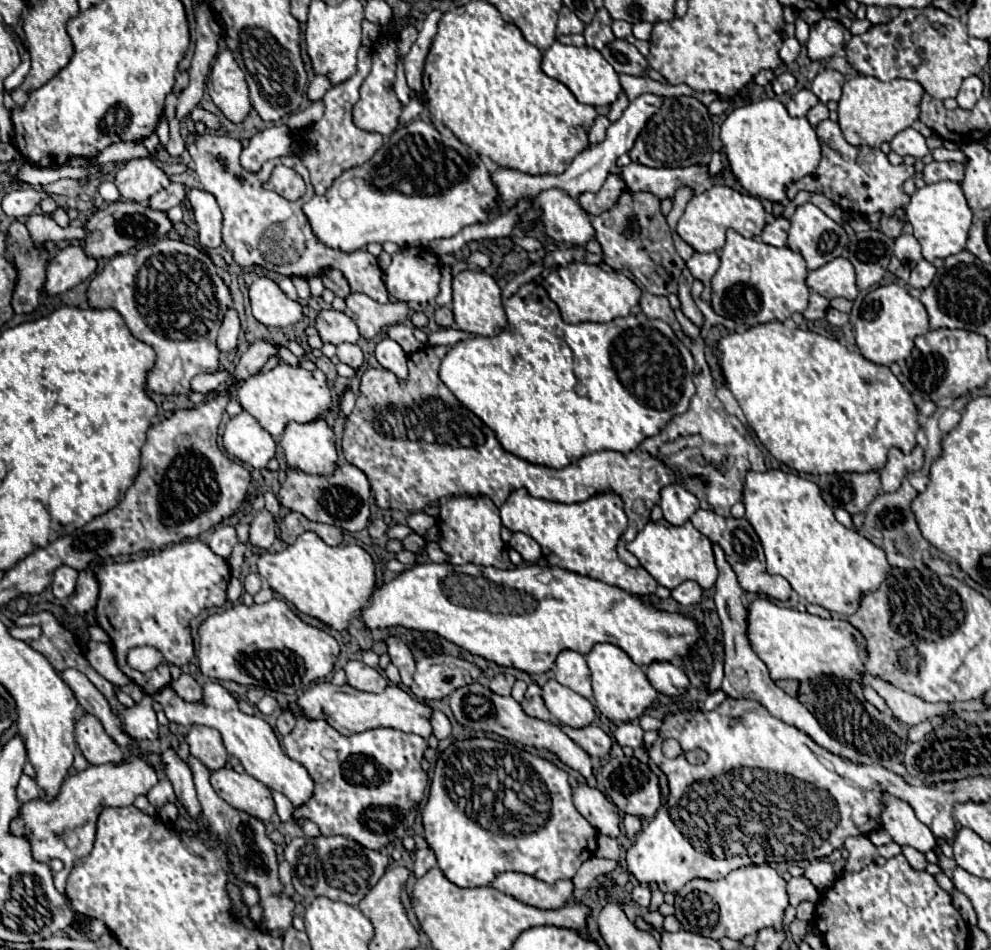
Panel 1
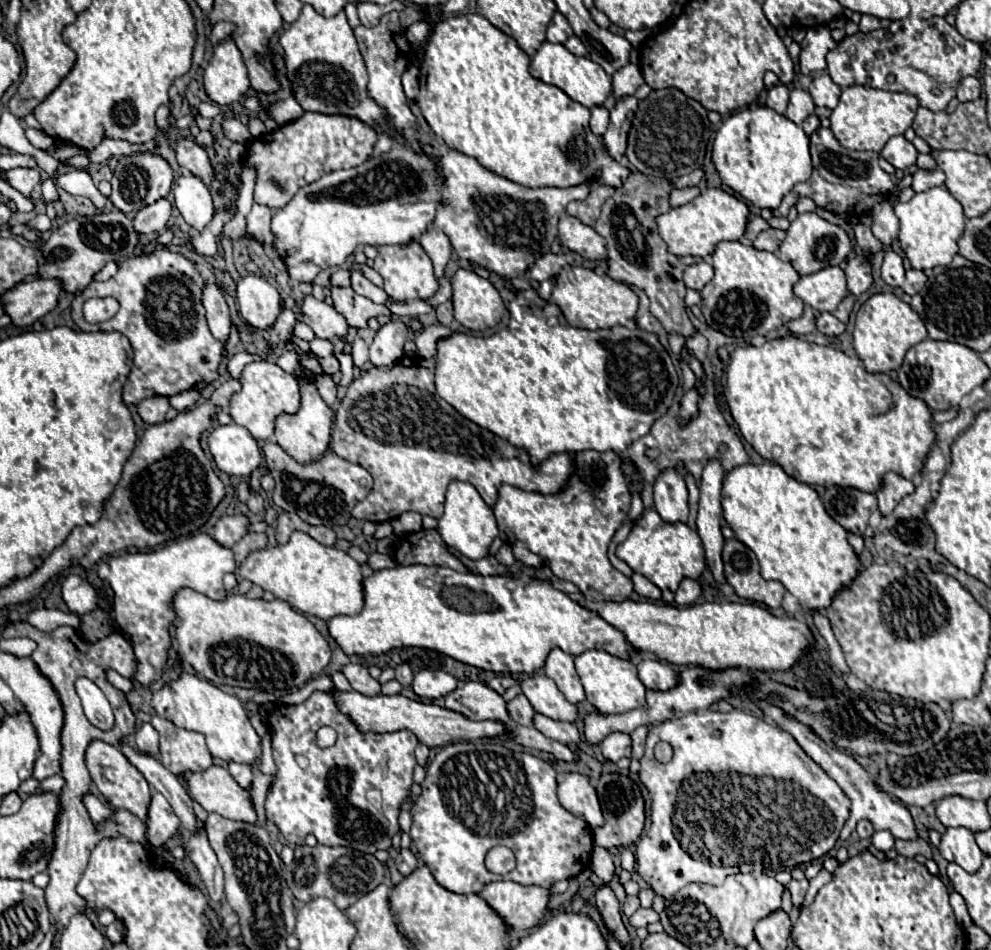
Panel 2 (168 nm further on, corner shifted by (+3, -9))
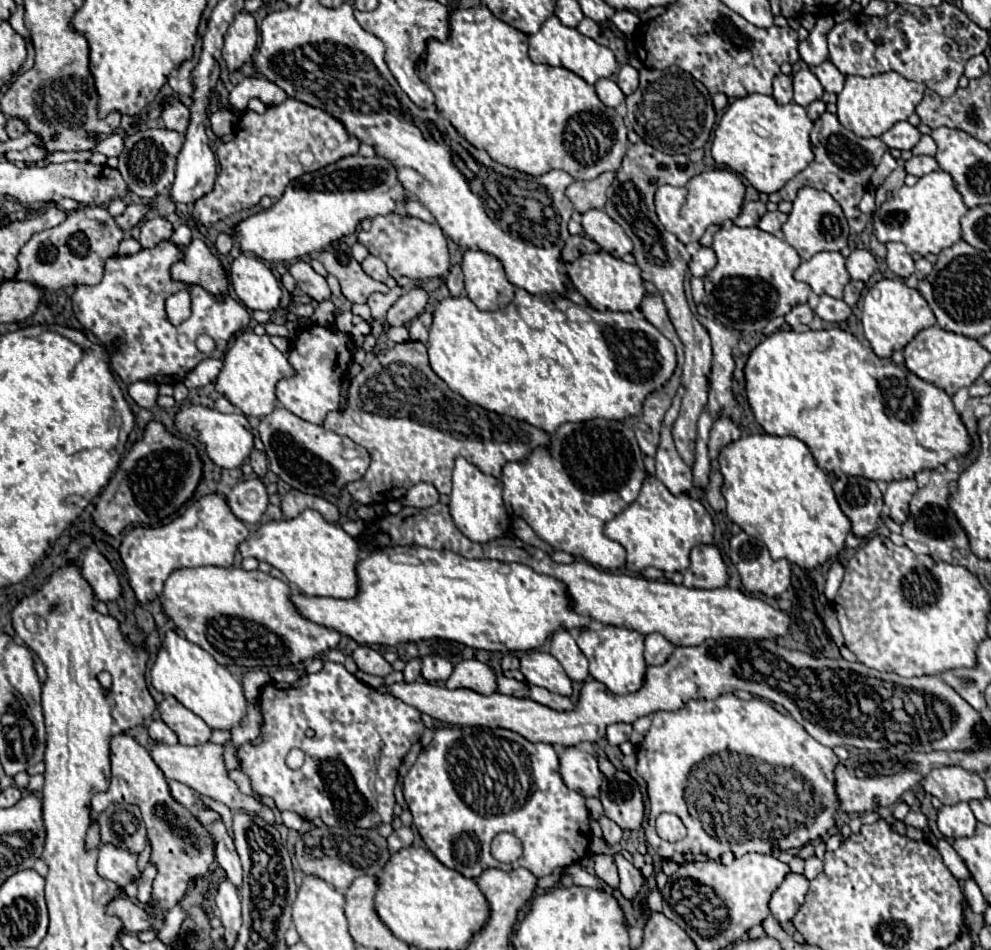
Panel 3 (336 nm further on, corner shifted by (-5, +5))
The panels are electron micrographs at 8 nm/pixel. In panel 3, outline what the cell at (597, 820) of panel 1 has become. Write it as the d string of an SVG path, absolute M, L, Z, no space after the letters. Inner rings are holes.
M575 746L565 748L565 754L561 760L561 778L567 784L567 788L583 794L585 798L599 796L599 786L603 782L603 774L597 768L597 760L593 754L579 750Z

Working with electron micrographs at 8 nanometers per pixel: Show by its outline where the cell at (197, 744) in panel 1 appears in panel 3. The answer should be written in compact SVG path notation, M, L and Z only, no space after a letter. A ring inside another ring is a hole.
M167 696L159 704L159 716L177 734L179 744L197 746L209 742L211 738L211 728L197 714L179 704L173 696Z

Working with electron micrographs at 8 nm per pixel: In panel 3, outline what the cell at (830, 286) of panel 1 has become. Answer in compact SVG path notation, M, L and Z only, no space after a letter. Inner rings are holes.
M819 252L811 260L801 262L795 280L807 282L815 294L843 298L843 288L851 280L841 252Z

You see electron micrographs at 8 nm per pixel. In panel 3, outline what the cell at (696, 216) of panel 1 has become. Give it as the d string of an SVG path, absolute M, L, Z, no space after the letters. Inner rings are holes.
M705 170L695 174L685 186L661 186L655 194L657 216L667 232L675 234L683 244L697 242L703 232L711 226L723 226L725 220L735 220L741 214L745 198L745 186L737 174L729 170Z

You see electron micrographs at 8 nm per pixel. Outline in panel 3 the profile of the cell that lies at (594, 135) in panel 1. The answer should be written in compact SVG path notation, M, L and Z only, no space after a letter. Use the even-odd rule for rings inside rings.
M603 78L603 80L599 80L597 84L595 84L595 92L597 92L597 96L599 96L599 100L607 106L607 108L617 108L621 102L623 102L623 92L621 92L621 88L613 82L613 80L609 80L609 78Z

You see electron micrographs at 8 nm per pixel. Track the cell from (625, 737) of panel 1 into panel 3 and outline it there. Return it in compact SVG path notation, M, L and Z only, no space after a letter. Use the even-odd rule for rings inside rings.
M611 724L607 728L607 740L613 746L621 746L623 742L629 740L631 732L633 732L633 726L631 724Z

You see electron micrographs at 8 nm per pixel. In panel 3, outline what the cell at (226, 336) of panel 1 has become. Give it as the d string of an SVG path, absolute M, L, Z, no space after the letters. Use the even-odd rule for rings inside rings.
M191 240L185 248L185 258L171 268L171 276L187 284L203 286L215 300L229 296L227 272L203 240Z

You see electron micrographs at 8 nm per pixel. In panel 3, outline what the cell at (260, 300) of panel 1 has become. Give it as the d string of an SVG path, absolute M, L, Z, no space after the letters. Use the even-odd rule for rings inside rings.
M241 254L233 260L229 276L235 294L247 308L273 312L279 306L279 280L261 258Z

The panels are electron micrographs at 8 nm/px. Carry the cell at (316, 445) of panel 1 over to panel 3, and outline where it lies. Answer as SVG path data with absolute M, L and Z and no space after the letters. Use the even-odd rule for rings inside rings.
M317 324L303 328L289 352L289 362L295 368L295 376L277 382L279 406L287 408L301 420L323 424L325 416L339 408L339 386L341 386L341 378L347 372L347 364L351 362L351 356L353 356L353 346L347 334Z

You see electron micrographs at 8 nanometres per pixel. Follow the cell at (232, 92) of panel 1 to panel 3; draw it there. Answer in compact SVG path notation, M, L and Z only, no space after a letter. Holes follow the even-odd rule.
M239 12L231 22L225 44L223 44L223 60L229 72L241 70L247 62L251 62L257 50L257 26L251 14Z

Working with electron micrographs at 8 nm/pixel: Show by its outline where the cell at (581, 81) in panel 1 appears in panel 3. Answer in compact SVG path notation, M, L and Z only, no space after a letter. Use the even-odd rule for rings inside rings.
M551 16L537 34L529 36L529 56L539 64L563 66L581 76L587 84L595 84L601 78L611 78L617 72L617 60L607 46L601 46L595 40L579 34L575 28L563 26L557 16Z

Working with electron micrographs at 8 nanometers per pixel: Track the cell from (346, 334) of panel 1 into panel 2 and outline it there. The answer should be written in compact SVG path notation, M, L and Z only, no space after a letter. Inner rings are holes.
M311 294L305 296L301 312L303 312L303 322L313 328L315 336L325 338L325 340L347 336L349 324L345 322L345 318L333 306L313 298Z

